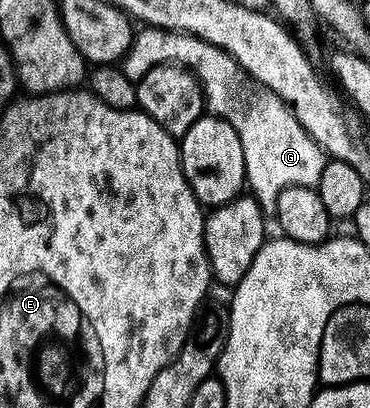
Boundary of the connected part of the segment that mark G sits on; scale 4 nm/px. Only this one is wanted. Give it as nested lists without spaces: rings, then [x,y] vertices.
[[[140,26],[134,32],[131,48],[121,60],[125,77],[137,81],[141,77],[145,77],[145,73],[149,73],[149,69],[164,65],[178,65],[192,71],[203,87],[203,101],[206,110],[229,125],[233,125],[233,129],[237,129],[237,133],[241,137],[241,153],[245,157],[246,186],[265,213],[274,212],[277,197],[287,187],[318,188],[321,181],[321,169],[325,169],[328,156],[319,148],[317,141],[313,141],[313,137],[309,137],[309,133],[305,133],[301,121],[297,121],[297,117],[285,106],[281,97],[277,97],[272,91],[258,85],[251,86],[252,88],[243,87],[245,72],[232,55],[225,53],[225,49],[184,31],[167,31],[164,27]]]

